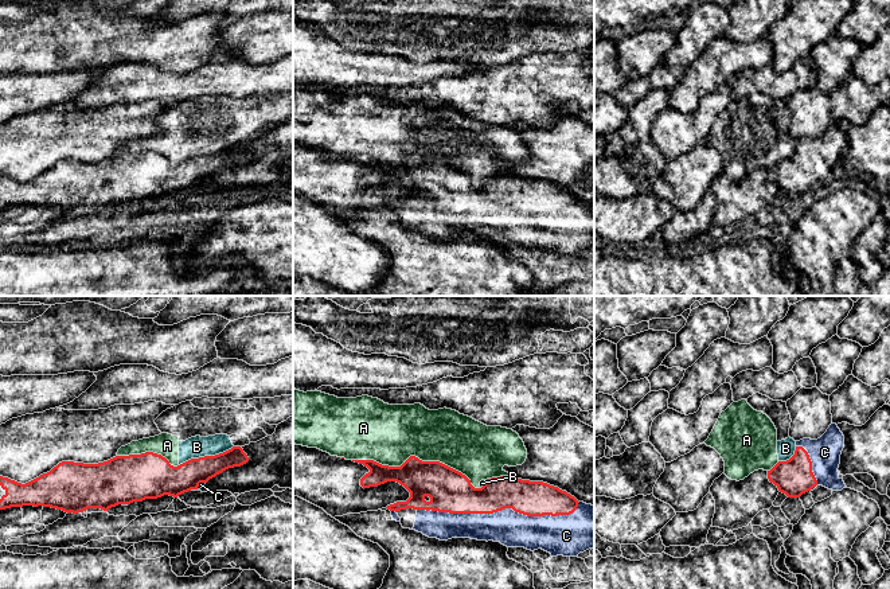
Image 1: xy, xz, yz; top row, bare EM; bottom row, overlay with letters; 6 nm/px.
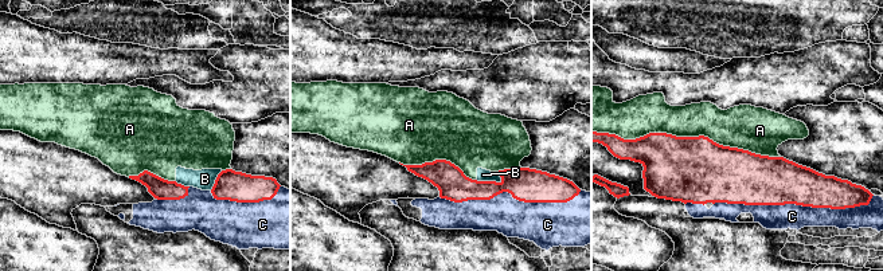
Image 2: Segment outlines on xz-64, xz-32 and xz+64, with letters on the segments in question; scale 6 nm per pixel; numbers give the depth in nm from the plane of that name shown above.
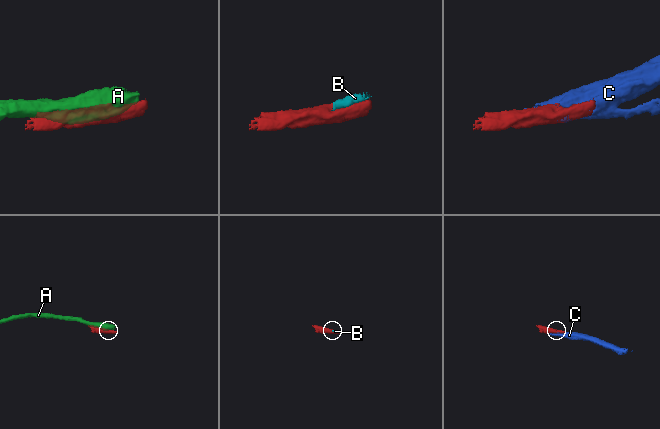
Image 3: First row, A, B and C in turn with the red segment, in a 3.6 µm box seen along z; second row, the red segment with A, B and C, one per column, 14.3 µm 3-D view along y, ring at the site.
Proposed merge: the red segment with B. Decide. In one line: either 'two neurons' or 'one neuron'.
two neurons

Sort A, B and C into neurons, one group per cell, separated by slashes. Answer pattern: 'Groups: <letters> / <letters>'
Groups: A B / C

